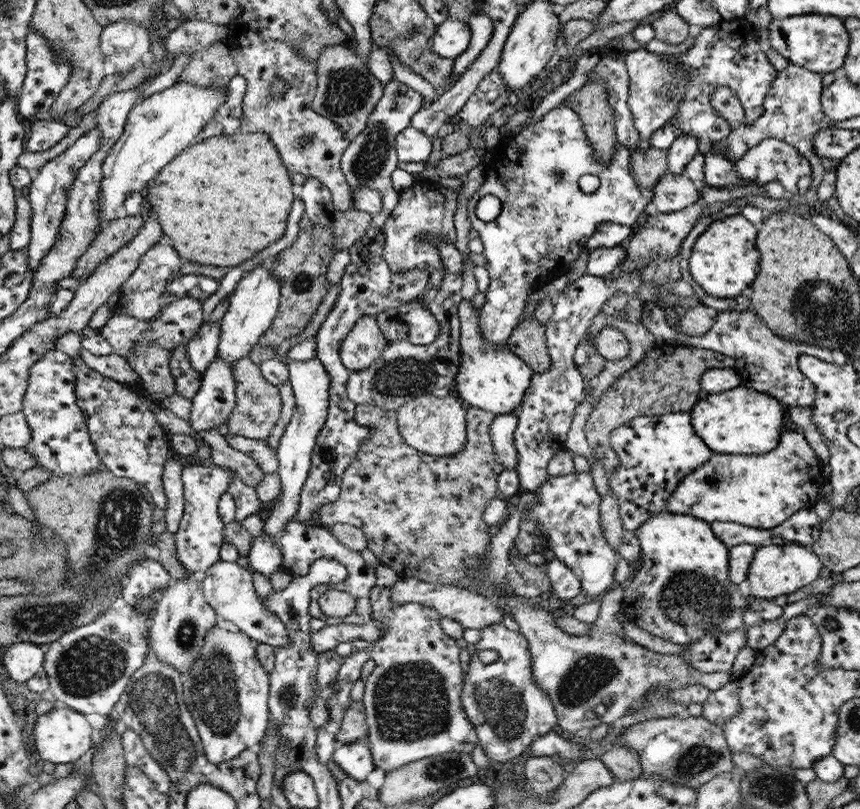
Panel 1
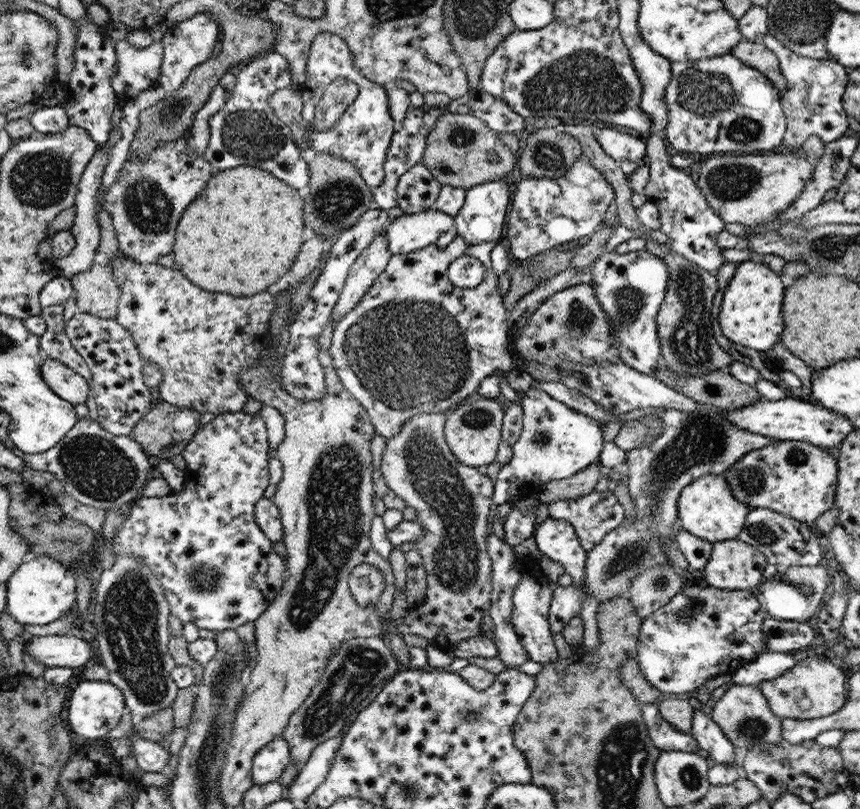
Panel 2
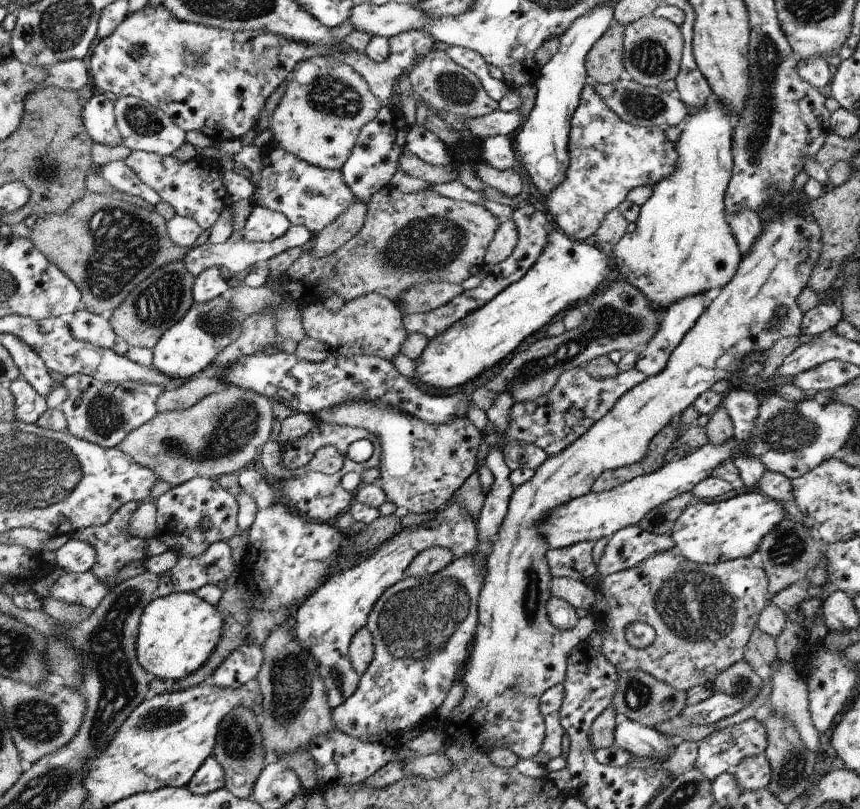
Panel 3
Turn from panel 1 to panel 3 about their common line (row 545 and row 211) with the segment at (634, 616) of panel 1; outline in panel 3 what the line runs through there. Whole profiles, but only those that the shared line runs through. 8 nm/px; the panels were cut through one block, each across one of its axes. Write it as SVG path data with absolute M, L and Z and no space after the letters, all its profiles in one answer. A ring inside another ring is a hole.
M711 96L708 102L696 112L688 114L682 124L682 134L674 143L678 152L676 170L653 186L652 196L642 204L640 214L635 221L636 230L624 235L608 249L619 278L635 286L650 300L658 314L668 310L670 304L686 296L696 296L708 290L721 289L734 278L742 254L738 248L731 226L726 220L724 194L732 178L733 156L732 130L735 118L728 108Z

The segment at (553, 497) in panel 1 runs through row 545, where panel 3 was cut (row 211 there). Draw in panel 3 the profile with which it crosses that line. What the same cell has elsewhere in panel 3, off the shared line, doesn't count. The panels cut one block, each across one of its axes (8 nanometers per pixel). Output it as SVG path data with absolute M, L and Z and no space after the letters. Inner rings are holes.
M591 81L582 90L580 104L573 114L571 124L568 143L570 166L566 170L564 180L556 188L552 188L548 196L545 196L544 204L547 208L546 213L558 230L573 241L591 242L600 228L600 223L606 218L606 214L618 208L620 202L623 202L627 194L630 194L630 190L643 186L656 186L660 180L664 180L676 170L678 152L674 148L674 142L668 140L662 128L628 124L618 114L614 114L604 104L604 100L600 100L598 92L594 90L594 82Z

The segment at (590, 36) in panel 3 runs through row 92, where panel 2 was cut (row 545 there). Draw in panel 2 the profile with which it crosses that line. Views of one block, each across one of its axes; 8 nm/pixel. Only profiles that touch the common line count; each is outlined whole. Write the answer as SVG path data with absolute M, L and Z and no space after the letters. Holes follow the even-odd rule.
M547 519L533 531L537 548L545 556L559 562L574 583L583 587L587 550L580 544L570 522Z

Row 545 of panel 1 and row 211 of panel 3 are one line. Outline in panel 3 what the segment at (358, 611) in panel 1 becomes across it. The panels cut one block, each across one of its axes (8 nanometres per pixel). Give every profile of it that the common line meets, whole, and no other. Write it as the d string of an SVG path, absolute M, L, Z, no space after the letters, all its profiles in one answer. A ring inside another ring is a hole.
M280 146L273 147L263 155L260 182L258 189L255 189L254 202L258 202L258 206L266 206L285 214L292 224L305 226L314 236L320 234L342 212L348 210L356 196L346 186L340 169L318 168L286 152Z

